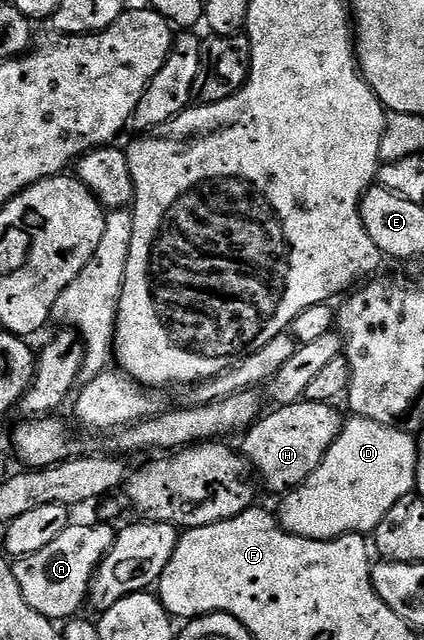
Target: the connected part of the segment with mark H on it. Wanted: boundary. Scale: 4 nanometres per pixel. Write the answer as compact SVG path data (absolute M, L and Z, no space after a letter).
M303 400L271 409L271 414L263 413L258 421L241 435L242 446L240 445L240 453L250 463L250 469L254 471L257 481L261 485L263 482L272 493L278 494L277 496L285 496L300 484L304 484L304 480L308 480L308 476L312 476L312 472L320 468L320 460L324 460L328 448L332 448L332 444L340 436L344 417L342 418L338 408L328 402L316 404Z

